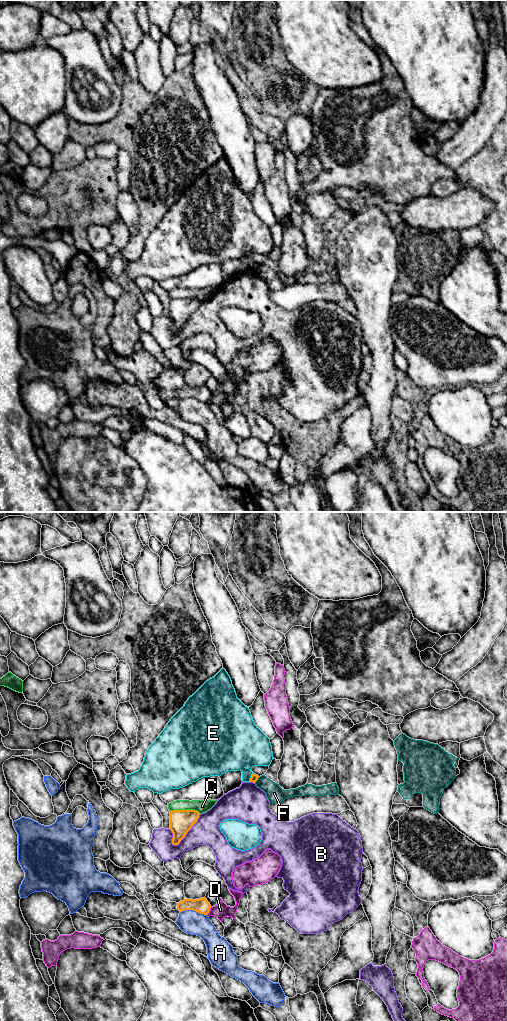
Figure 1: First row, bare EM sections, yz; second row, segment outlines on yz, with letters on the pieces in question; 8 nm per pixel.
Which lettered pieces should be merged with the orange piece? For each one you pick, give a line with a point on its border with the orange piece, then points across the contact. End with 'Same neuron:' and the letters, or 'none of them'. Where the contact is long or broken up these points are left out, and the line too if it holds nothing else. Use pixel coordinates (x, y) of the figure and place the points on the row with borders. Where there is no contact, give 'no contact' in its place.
Same neuron: none of them

